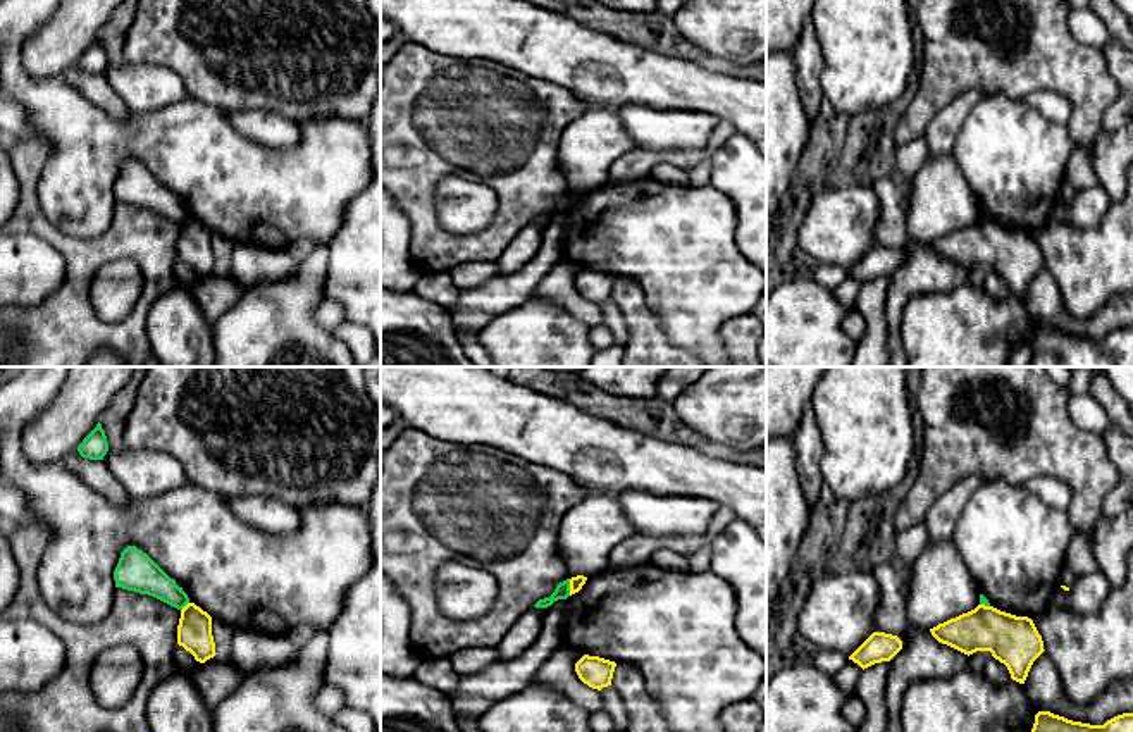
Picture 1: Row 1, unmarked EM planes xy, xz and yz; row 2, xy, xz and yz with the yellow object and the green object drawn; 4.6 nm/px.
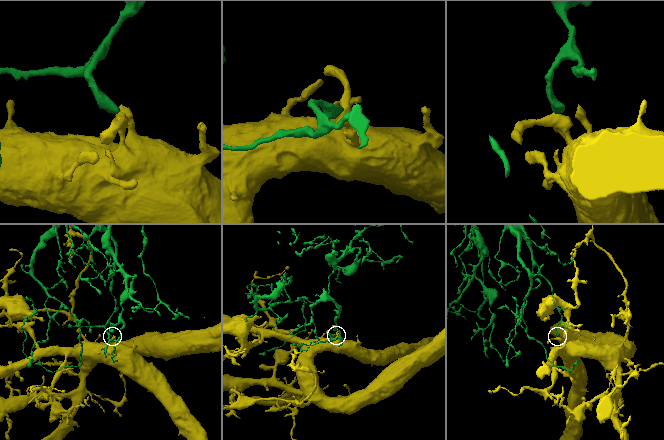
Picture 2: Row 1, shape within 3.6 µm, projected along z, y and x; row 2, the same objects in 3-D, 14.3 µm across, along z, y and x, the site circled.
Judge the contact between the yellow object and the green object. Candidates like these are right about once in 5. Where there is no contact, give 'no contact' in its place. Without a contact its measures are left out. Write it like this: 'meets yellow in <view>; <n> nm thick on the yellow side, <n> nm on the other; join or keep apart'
meets yellow in xz; 60 nm thick on the yellow side, 70 nm on the other; keep apart

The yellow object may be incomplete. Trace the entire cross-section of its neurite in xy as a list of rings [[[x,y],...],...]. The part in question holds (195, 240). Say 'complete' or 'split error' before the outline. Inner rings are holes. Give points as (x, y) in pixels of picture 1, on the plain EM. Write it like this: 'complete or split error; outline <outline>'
complete; outline [[[188,217],[181,224],[177,258],[189,265],[200,277],[217,269],[212,250],[212,231],[195,217]]]

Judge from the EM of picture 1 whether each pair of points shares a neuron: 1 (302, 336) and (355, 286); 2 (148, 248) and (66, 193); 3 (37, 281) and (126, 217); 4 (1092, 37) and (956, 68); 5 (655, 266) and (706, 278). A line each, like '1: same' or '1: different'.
1: different
2: different
3: different
4: different
5: same

